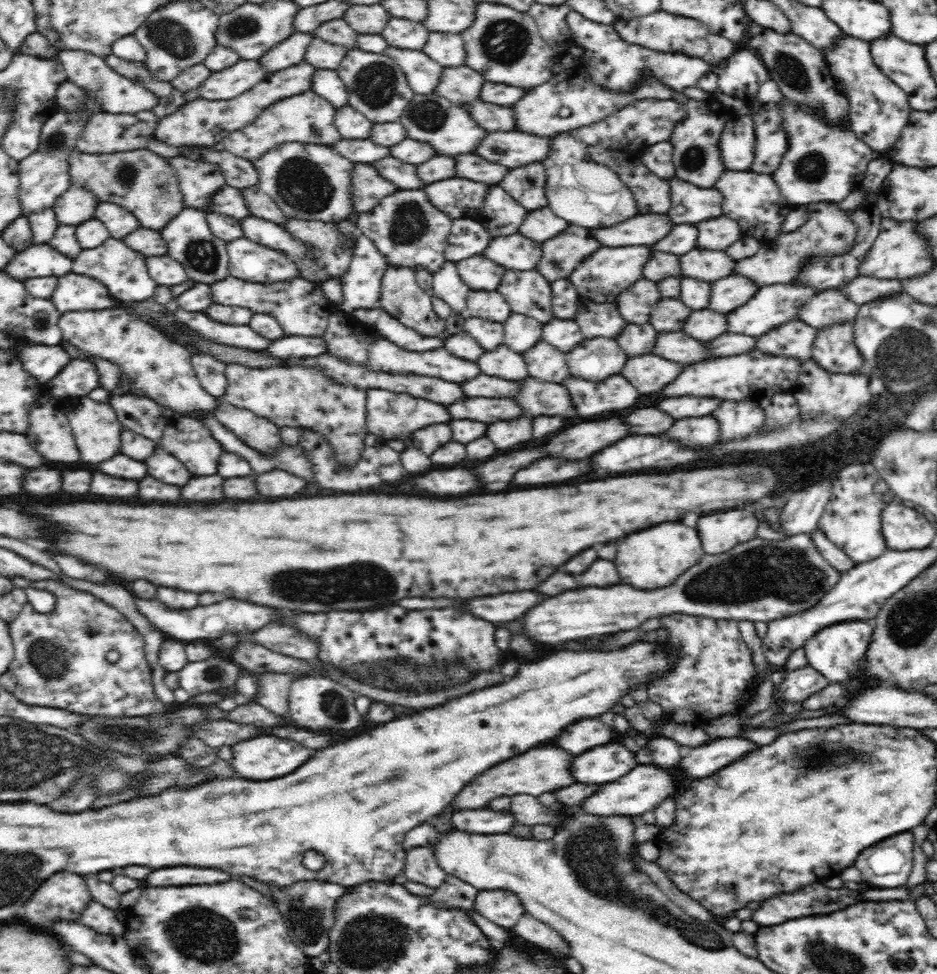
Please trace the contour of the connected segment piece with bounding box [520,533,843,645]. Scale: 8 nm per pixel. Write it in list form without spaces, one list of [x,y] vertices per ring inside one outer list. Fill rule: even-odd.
[[[810,533],[789,536],[784,540],[764,540],[756,537],[737,544],[728,552],[702,557],[690,572],[684,572],[678,582],[660,590],[636,590],[626,584],[610,588],[582,588],[558,594],[544,600],[534,610],[528,610],[520,620],[524,634],[537,643],[564,645],[570,640],[584,640],[602,634],[632,630],[648,618],[658,616],[703,616],[714,620],[750,620],[772,622],[782,616],[792,616],[810,610],[843,572],[830,567],[812,541]]]

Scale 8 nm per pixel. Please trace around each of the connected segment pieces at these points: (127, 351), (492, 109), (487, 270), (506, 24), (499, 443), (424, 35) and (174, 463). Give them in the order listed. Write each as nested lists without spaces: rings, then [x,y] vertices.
[[[120,307],[68,311],[59,318],[59,325],[60,329],[62,329],[62,342],[74,345],[80,351],[84,351],[86,355],[116,363],[122,369],[122,382],[118,384],[116,390],[111,391],[111,394],[150,397],[164,408],[168,414],[173,411],[186,414],[186,416],[215,414],[217,399],[205,388],[202,388],[191,363],[192,350],[180,343],[176,343],[152,324],[144,321],[144,319],[139,319],[136,314],[130,314],[130,312]]]
[[[480,98],[464,103],[462,107],[488,133],[515,130],[515,118],[512,107],[484,102]]]
[[[482,255],[457,262],[457,269],[468,288],[474,291],[494,291],[507,271],[503,266]]]
[[[477,3],[474,22],[470,28],[461,32],[465,42],[465,64],[479,72],[486,81],[506,84],[524,89],[536,88],[539,84],[548,82],[559,71],[558,55],[552,47],[542,38],[536,21],[528,12],[520,12],[502,4]]]
[[[518,418],[510,422],[496,422],[488,426],[486,436],[496,444],[498,450],[508,450],[532,440],[532,420]]]
[[[391,18],[381,35],[387,40],[388,46],[422,51],[428,40],[429,30],[421,22]]]
[[[156,450],[148,460],[148,474],[166,482],[166,484],[174,484],[174,486],[184,486],[190,480],[190,472],[186,470],[186,466],[174,458],[172,454],[164,452],[164,450]]]

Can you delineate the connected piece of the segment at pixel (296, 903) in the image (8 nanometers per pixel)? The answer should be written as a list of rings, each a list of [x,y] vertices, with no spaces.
[[[320,880],[294,882],[292,886],[287,888],[280,888],[275,884],[266,885],[273,892],[275,902],[272,901],[272,903],[278,907],[282,918],[284,918],[292,942],[298,945],[298,948],[301,948],[309,958],[312,956],[325,957],[329,945],[327,932],[336,922],[335,906],[337,900],[343,894],[349,893],[355,885],[348,887]]]

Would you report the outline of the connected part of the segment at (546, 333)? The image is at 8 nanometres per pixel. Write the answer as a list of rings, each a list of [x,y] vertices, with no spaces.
[[[552,317],[546,321],[544,328],[541,328],[542,338],[552,346],[570,352],[585,336],[581,333],[580,325],[575,319],[562,320]]]

